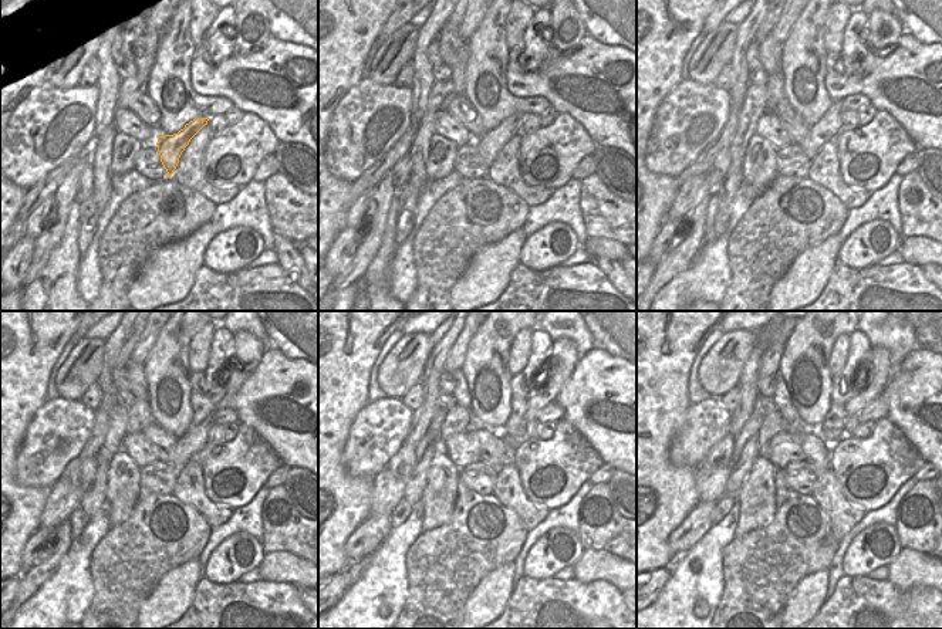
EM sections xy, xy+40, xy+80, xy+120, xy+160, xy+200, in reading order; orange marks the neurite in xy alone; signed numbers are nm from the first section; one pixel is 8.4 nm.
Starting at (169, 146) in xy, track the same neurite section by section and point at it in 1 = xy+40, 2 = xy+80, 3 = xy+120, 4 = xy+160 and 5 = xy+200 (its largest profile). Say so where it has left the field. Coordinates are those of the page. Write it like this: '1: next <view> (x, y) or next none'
1: next xy+40 (490, 144)
2: next xy+80 (830, 125)
3: next xy+120 (195, 439)
4: next xy+160 (563, 355)
5: next xy+200 (878, 371)

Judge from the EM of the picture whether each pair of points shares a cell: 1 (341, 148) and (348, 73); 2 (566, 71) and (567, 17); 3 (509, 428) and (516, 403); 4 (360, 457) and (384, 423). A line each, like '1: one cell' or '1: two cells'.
1: two cells
2: two cells
3: one cell
4: one cell

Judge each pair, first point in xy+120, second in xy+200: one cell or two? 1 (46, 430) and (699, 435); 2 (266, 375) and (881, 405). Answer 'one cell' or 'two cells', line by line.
1: one cell
2: two cells

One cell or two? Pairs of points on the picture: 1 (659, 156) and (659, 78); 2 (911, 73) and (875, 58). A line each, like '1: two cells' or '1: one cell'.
1: two cells
2: two cells

